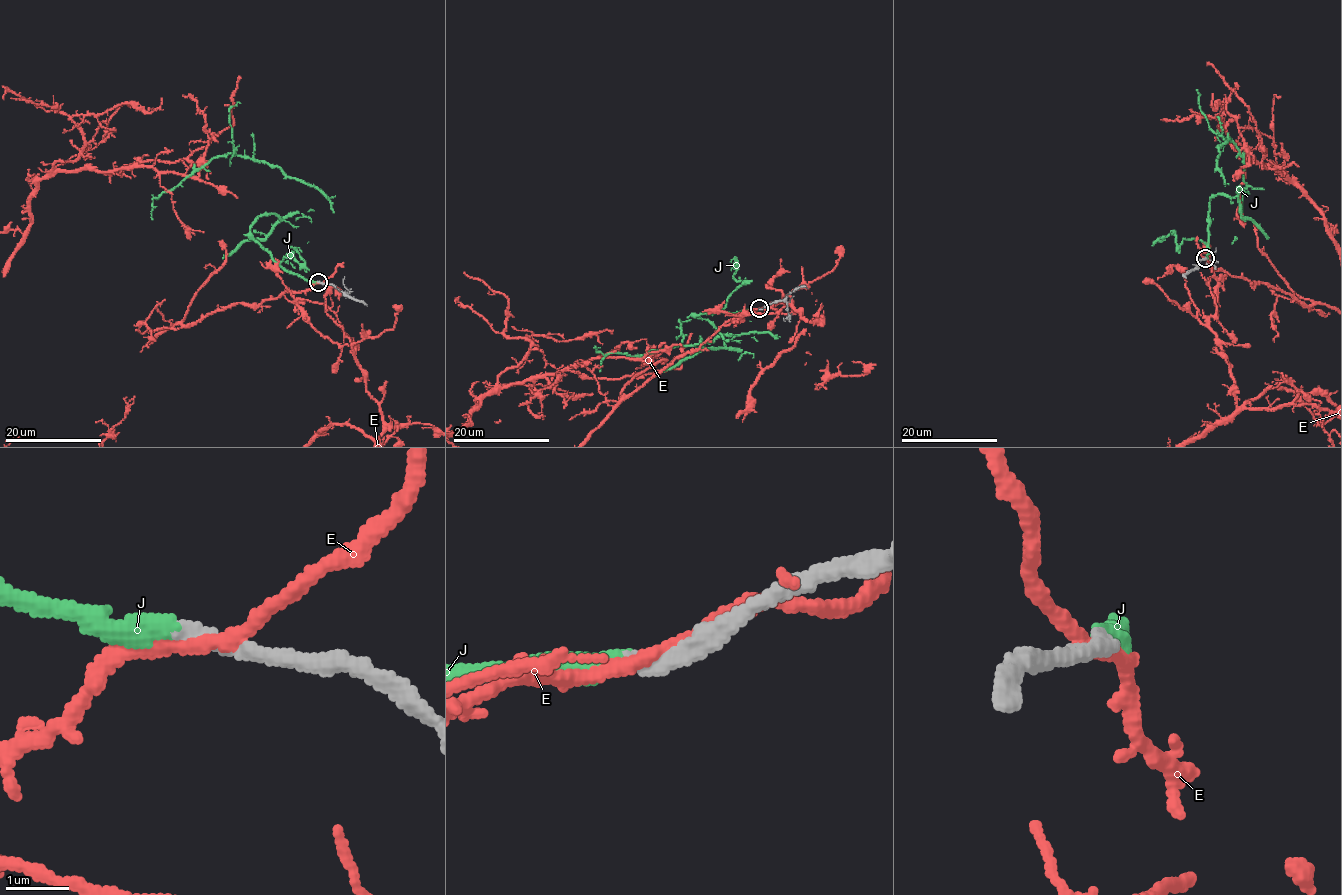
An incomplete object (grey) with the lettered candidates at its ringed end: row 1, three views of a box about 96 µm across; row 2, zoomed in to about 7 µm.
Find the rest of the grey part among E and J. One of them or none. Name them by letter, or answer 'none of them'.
J

